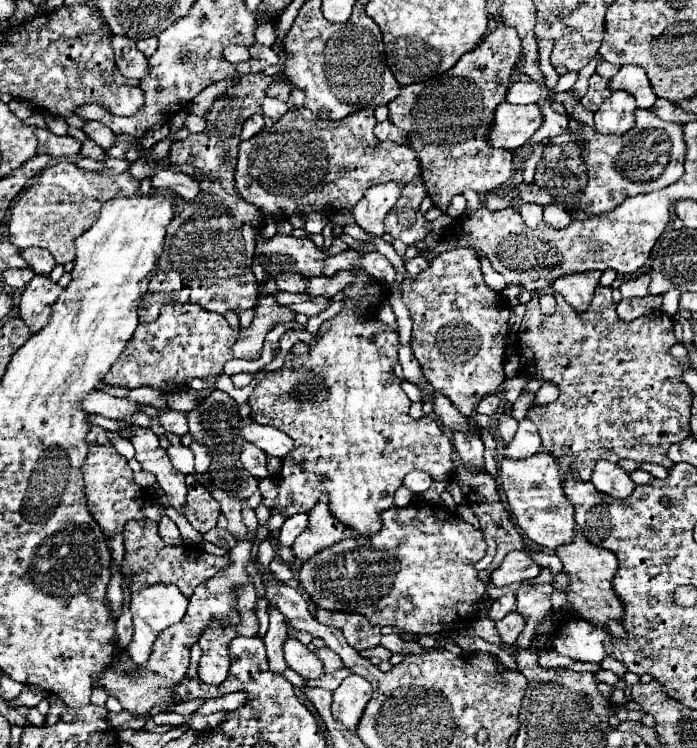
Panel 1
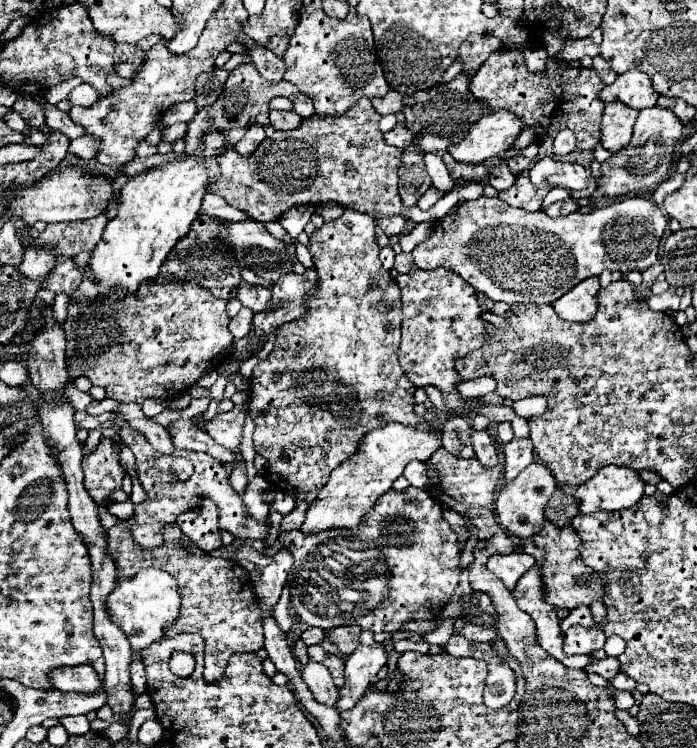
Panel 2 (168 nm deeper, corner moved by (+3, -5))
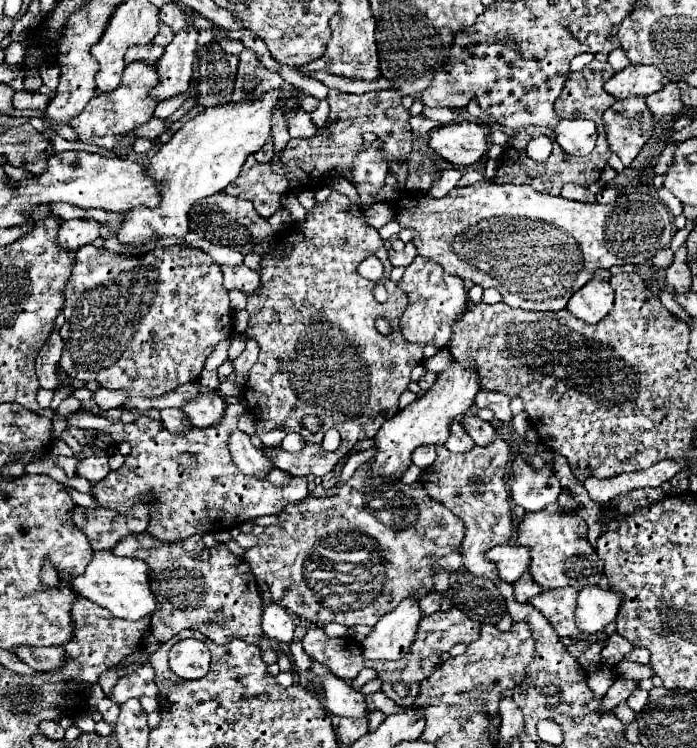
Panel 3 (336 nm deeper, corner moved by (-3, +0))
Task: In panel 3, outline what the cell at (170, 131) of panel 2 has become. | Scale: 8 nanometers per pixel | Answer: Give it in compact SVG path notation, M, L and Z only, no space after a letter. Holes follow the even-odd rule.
M152 118L152 120L150 120L148 124L144 124L144 128L140 128L136 134L138 134L138 138L156 140L156 138L160 138L164 132L168 132L166 120L160 120L160 118Z

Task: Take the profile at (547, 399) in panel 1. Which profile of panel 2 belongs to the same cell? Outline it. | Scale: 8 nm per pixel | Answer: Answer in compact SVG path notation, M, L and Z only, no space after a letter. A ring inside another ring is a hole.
M526 397L526 399L520 399L512 405L514 413L518 417L524 417L524 419L530 419L534 415L542 415L546 411L546 399L544 397Z

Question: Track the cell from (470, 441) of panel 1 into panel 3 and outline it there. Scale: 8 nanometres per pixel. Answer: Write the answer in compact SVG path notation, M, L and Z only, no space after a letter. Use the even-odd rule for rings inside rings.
M452 422L452 426L450 426L450 438L448 438L448 444L444 444L444 446L448 450L452 450L452 452L468 452L476 444L474 444L472 436L468 436L464 432L464 426L460 422Z

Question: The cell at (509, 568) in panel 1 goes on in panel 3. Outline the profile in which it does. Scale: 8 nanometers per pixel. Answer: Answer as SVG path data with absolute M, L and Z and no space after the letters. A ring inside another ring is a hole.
M494 546L488 550L488 560L496 562L498 566L498 576L502 580L508 580L510 584L520 578L524 570L528 570L530 564L530 552L524 546Z

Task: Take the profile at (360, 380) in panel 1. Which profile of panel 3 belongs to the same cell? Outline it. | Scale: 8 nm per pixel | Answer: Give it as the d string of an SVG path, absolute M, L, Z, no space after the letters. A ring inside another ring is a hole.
M332 192L332 194L328 196L328 200L324 202L324 206L316 206L312 212L306 214L306 222L304 222L302 226L290 226L288 230L282 230L282 232L280 232L280 244L282 244L282 250L286 252L286 260L278 264L278 262L274 262L270 256L264 256L264 258L262 258L262 264L260 264L260 266L262 266L262 272L260 272L260 278L262 278L260 290L258 290L256 294L250 294L250 296L248 296L246 312L250 314L250 320L248 320L248 330L244 332L244 336L246 336L246 338L256 338L256 342L260 344L260 356L258 356L258 362L254 364L254 368L250 370L244 396L246 396L246 402L248 402L248 410L250 410L250 412L254 414L254 418L256 418L256 436L260 438L260 442L262 442L264 446L276 450L276 452L272 454L272 458L270 458L272 464L274 464L276 468L280 468L280 470L284 470L284 472L288 472L288 474L292 476L307 477L312 474L315 477L323 477L333 470L336 463L348 450L350 450L350 448L354 448L356 442L366 440L366 438L372 438L372 436L380 430L380 424L384 424L384 420L388 420L390 416L394 416L394 414L398 412L398 398L400 398L400 394L402 394L404 390L408 390L410 374L412 374L414 366L422 362L422 346L408 344L408 342L402 338L402 334L400 334L398 322L400 322L400 316L402 316L402 312L404 312L404 308L406 308L406 304L408 304L408 294L406 294L396 282L384 278L384 280L386 280L384 284L386 284L386 290L388 290L388 300L380 304L380 302L376 302L376 298L372 296L372 282L366 280L366 278L362 278L362 276L358 274L360 262L366 260L368 256L378 256L378 258L384 262L386 276L388 276L388 272L392 270L392 264L390 264L390 260L388 260L388 256L386 256L384 242L382 242L378 230L366 224L362 210L360 210L358 206L354 206L354 204L348 204L348 198L346 198L346 196L342 196L342 194L338 194L338 192ZM378 318L384 318L384 320L390 324L390 334L380 334L380 332L376 330L374 322L376 322ZM314 414L320 416L322 428L320 428L317 434L312 435L310 431L302 427L301 424L302 420L304 420L304 416L314 416ZM330 428L336 428L336 430L342 434L342 442L340 442L338 450L334 450L334 452L324 452L324 450L322 450L323 434L326 430L330 430ZM289 433L299 433L306 440L306 448L298 452L288 452L284 450L281 443L284 437Z

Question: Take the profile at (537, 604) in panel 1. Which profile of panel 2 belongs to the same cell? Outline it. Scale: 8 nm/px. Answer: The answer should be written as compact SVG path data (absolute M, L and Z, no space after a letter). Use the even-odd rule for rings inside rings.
M532 539L522 541L522 549L524 549L528 555L536 557L538 563L536 563L528 573L524 573L524 575L520 577L520 581L516 583L516 587L514 587L514 591L512 591L512 595L514 595L514 599L516 599L516 603L518 603L518 607L534 619L536 631L538 631L538 643L542 645L542 649L544 649L546 653L550 653L552 657L556 657L556 659L558 659L560 663L564 663L566 667L580 667L580 669L584 669L586 665L590 665L590 663L594 661L590 655L574 655L574 657L568 657L568 655L562 651L562 631L560 631L560 627L558 627L560 623L558 623L556 609L554 609L550 603L546 603L546 599L544 599L542 577L540 577L540 565L542 565L542 553L540 553L540 549L532 543Z

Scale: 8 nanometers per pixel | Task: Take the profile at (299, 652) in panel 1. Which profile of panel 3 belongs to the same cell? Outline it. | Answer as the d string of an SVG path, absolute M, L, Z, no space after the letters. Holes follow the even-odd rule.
M334 674L322 676L322 688L324 688L324 700L326 708L336 716L350 716L360 718L364 716L364 694L356 692L350 684L346 684L342 678Z

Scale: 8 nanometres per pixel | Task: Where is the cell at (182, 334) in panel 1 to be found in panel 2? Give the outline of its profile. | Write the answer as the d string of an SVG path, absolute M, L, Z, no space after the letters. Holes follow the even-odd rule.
M58 257L56 267L46 277L46 289L52 293L66 293L70 299L68 315L64 321L66 331L66 367L72 379L88 377L92 385L100 385L106 389L106 395L116 401L124 403L144 403L150 397L158 397L162 401L174 399L176 395L188 391L202 373L214 371L218 363L232 349L232 333L228 329L228 313L226 313L226 299L214 297L208 289L194 285L194 283L156 283L142 281L136 293L128 293L126 289L116 289L106 297L88 301L74 301L74 291L80 287L84 277L92 277L88 267L80 267L74 263L72 257Z

